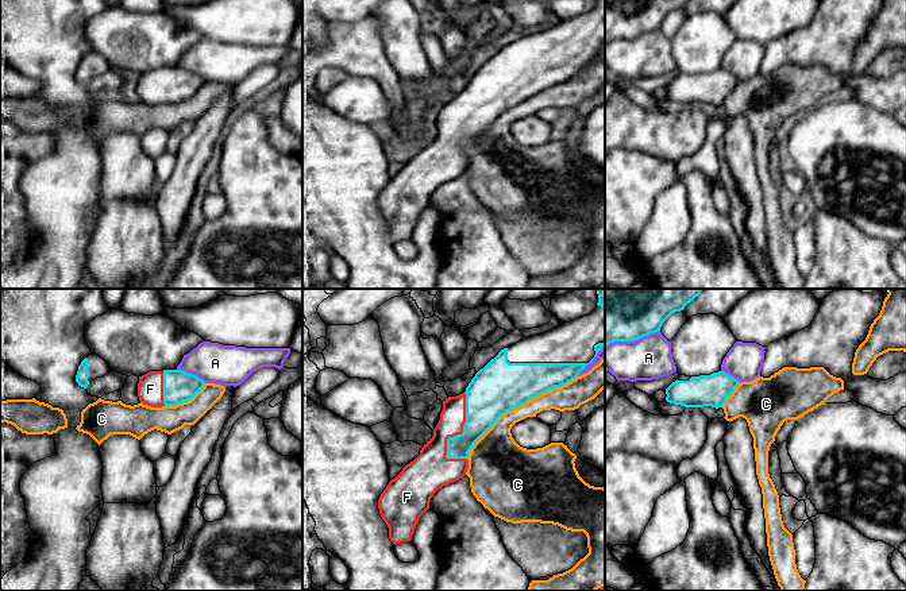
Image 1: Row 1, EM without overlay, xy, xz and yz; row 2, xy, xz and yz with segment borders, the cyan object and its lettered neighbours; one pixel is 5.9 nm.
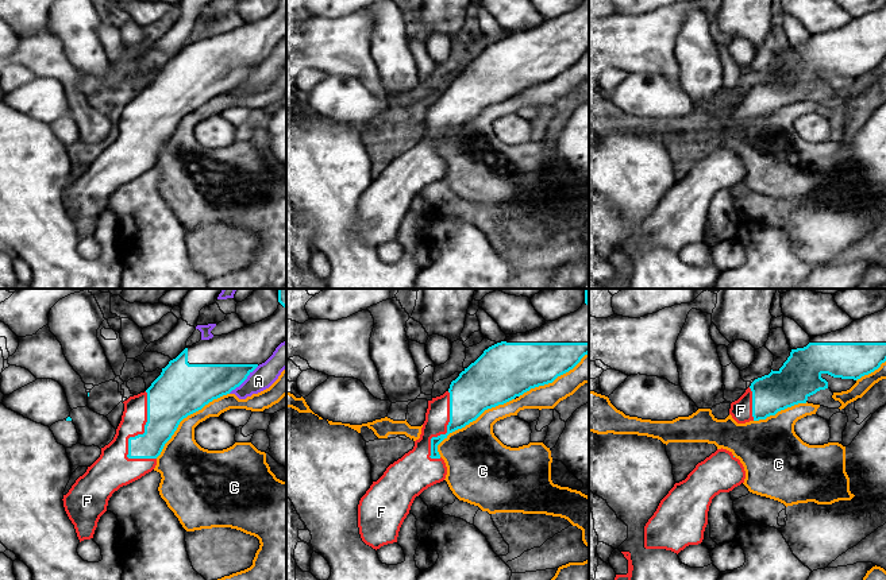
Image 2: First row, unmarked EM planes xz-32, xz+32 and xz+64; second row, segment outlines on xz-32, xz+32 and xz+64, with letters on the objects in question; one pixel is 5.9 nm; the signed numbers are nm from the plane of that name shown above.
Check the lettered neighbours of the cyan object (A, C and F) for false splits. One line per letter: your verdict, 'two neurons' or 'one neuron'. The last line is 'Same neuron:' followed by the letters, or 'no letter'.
A: two neurons
C: two neurons
F: one neuron
Same neuron: F

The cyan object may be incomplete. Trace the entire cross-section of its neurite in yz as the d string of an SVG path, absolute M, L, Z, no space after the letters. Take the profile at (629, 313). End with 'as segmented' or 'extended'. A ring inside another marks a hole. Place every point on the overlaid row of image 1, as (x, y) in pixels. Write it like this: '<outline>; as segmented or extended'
M605 289L605 347L659 332L672 313L683 310L702 290L705 289Z; as segmented

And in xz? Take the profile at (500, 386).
M605 289L595 290L598 302L590 314L560 322L548 332L524 337L501 349L475 374L464 393L443 401L433 436L420 455L389 482L378 499L379 514L394 545L412 540L420 517L429 509L431 498L439 488L466 475L469 452L501 416L548 390L567 385L594 360L605 344Z; extended

